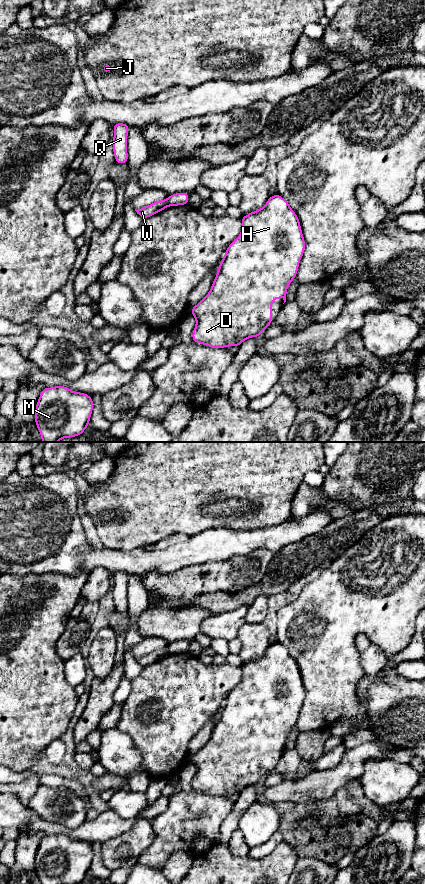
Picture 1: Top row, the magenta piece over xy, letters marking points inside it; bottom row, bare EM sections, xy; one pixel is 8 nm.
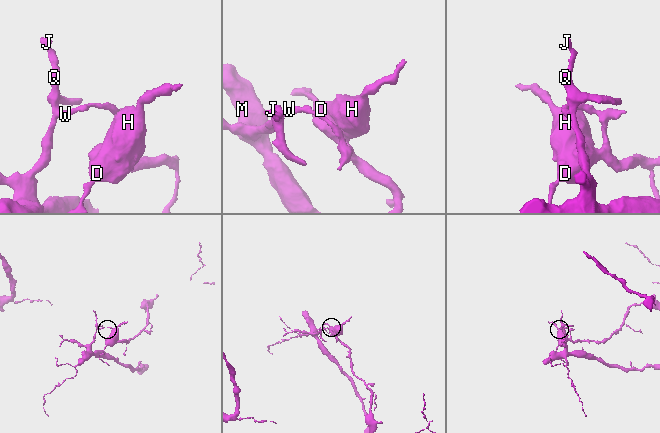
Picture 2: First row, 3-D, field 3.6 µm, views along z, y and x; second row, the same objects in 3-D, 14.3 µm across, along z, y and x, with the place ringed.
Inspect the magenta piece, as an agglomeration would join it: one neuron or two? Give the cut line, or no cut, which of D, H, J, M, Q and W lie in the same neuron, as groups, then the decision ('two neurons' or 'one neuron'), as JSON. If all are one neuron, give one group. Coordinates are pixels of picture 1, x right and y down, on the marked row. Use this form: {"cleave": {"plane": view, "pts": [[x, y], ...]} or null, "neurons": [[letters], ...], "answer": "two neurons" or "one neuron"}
{"cleave": {"plane": "xy", "pts": [[166, 199], [169, 205]]}, "neurons": [["D", "H"], ["J", "M", "Q", "W"]], "answer": "two neurons"}

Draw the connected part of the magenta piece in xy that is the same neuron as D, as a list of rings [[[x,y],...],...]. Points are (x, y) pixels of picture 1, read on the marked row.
[[[279,194],[270,196],[263,208],[255,210],[254,212],[249,213],[246,216],[243,216],[241,222],[241,233],[228,246],[222,262],[218,267],[217,275],[213,281],[209,293],[190,310],[190,312],[196,319],[196,326],[192,332],[192,340],[196,343],[204,344],[211,348],[224,348],[234,345],[239,347],[244,340],[251,337],[259,337],[260,334],[264,332],[268,326],[270,326],[272,322],[272,301],[281,297],[284,300],[284,303],[286,302],[286,293],[288,286],[293,281],[293,279],[296,278],[299,263],[305,250],[305,240],[301,231],[300,221],[296,213],[290,207],[289,203]]]

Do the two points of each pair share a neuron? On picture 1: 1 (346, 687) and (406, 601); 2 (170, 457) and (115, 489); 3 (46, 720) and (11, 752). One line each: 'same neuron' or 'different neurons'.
1: same neuron
2: same neuron
3: same neuron

